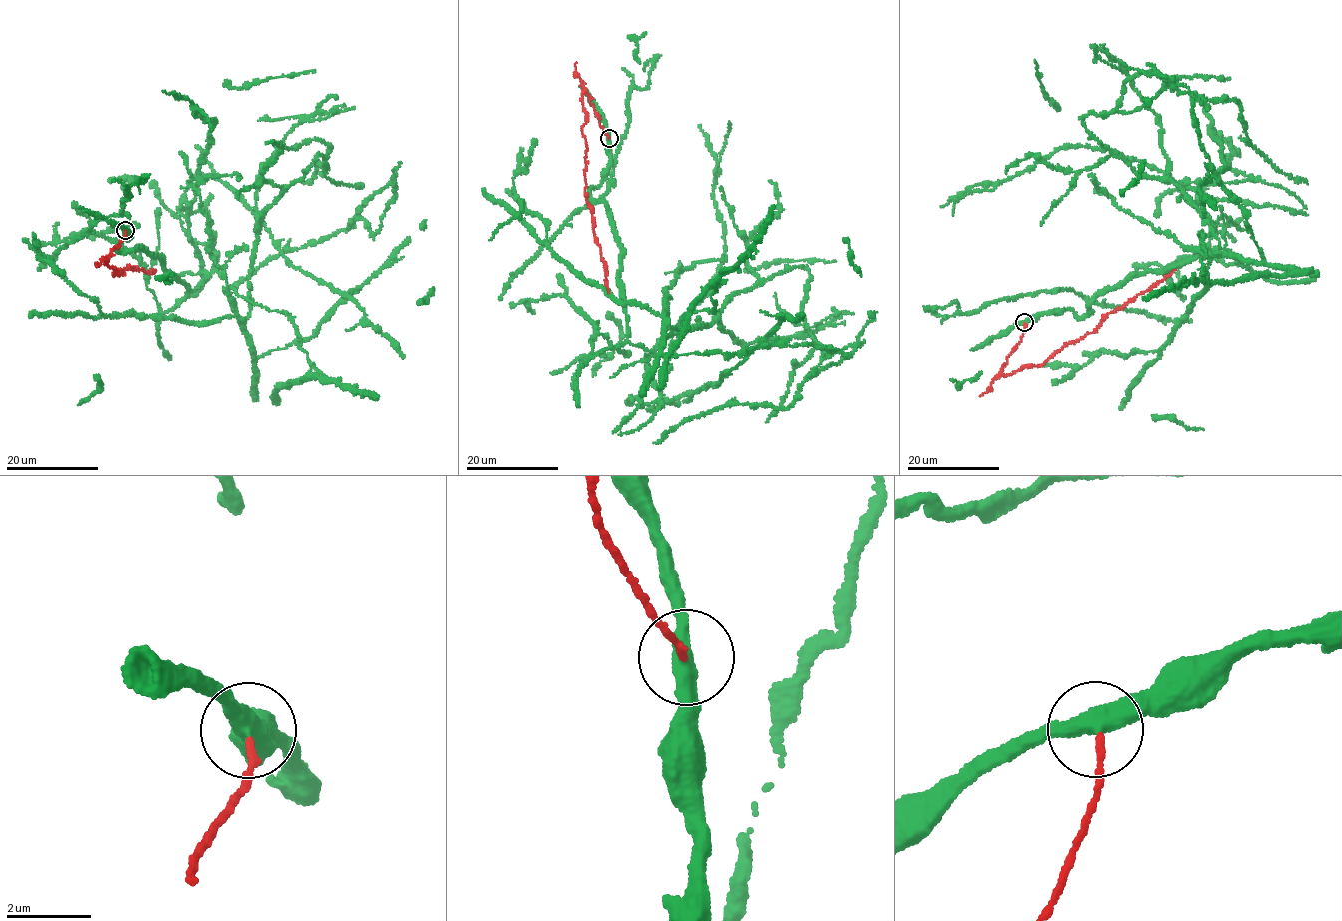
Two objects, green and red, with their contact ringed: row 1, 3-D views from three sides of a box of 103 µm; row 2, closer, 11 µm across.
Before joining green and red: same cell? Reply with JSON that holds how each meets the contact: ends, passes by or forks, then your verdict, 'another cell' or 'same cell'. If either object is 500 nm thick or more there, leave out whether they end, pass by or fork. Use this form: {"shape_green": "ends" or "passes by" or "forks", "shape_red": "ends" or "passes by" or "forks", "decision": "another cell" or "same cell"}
{"shape_green": "passes by", "shape_red": "ends", "decision": "another cell"}

